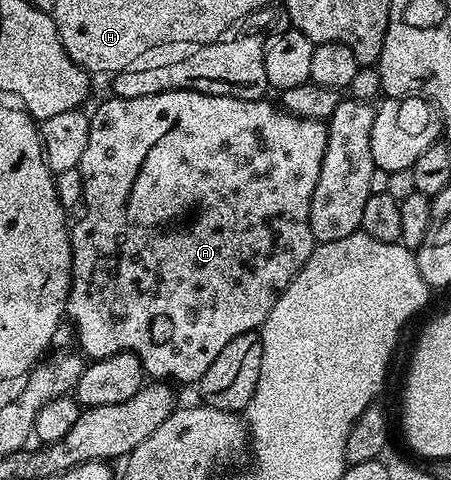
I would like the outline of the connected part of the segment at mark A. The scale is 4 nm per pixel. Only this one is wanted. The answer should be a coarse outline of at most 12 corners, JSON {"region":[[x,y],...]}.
{"region":[[106,100],[66,316],[197,385],[316,241],[326,124]]}

